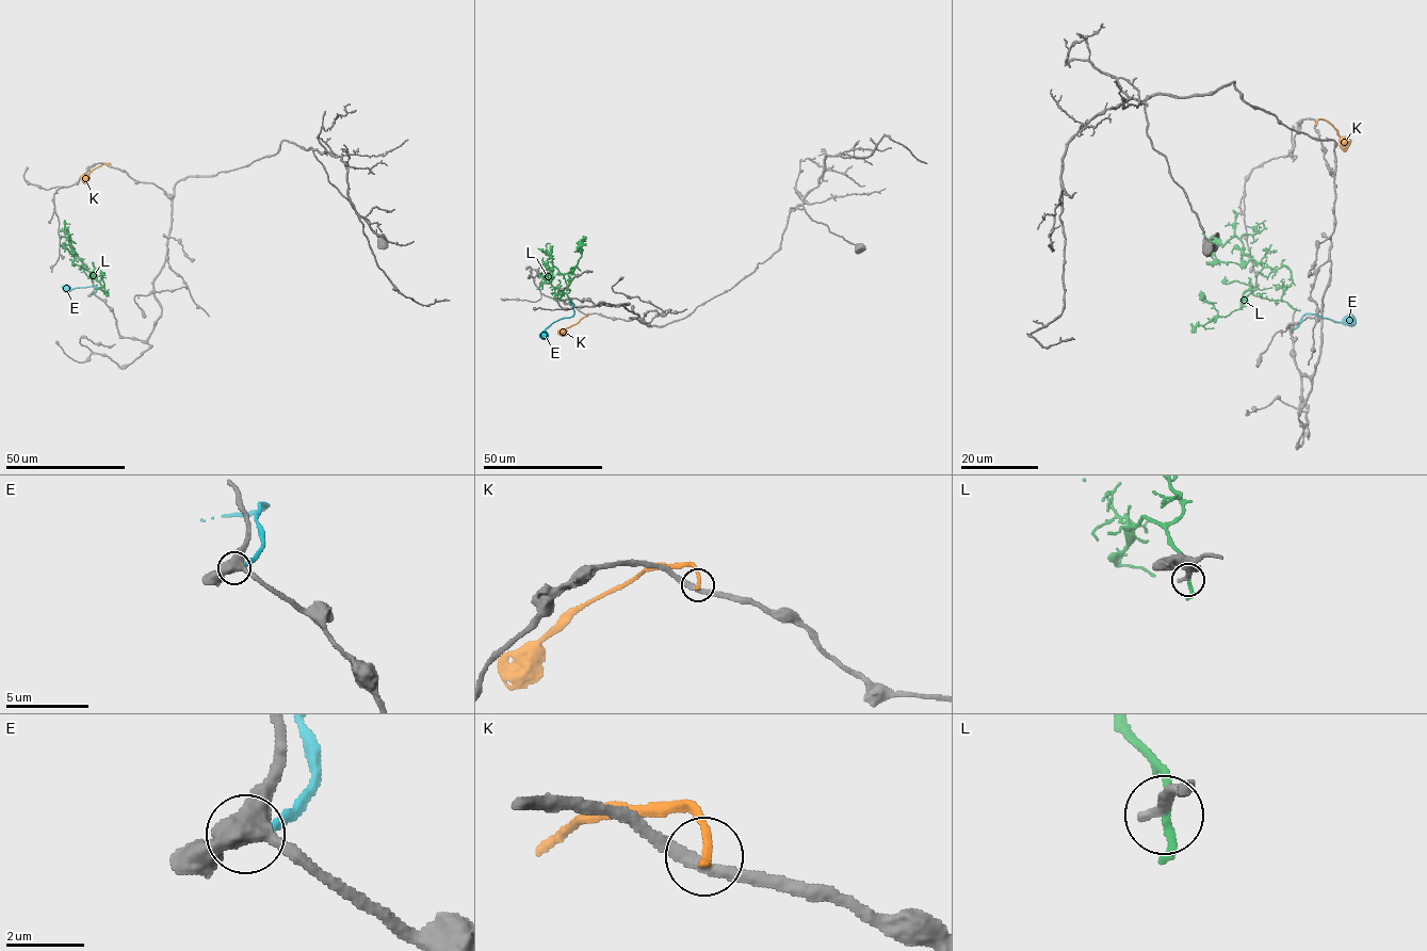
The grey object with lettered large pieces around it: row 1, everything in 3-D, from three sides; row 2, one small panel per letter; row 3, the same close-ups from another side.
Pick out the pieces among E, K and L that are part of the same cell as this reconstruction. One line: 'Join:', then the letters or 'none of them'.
Join: none of them

